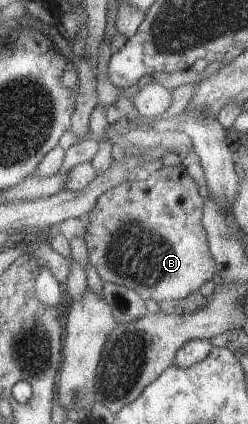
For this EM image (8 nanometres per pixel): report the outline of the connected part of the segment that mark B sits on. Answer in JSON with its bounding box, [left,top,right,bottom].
[84,165,216,304]

